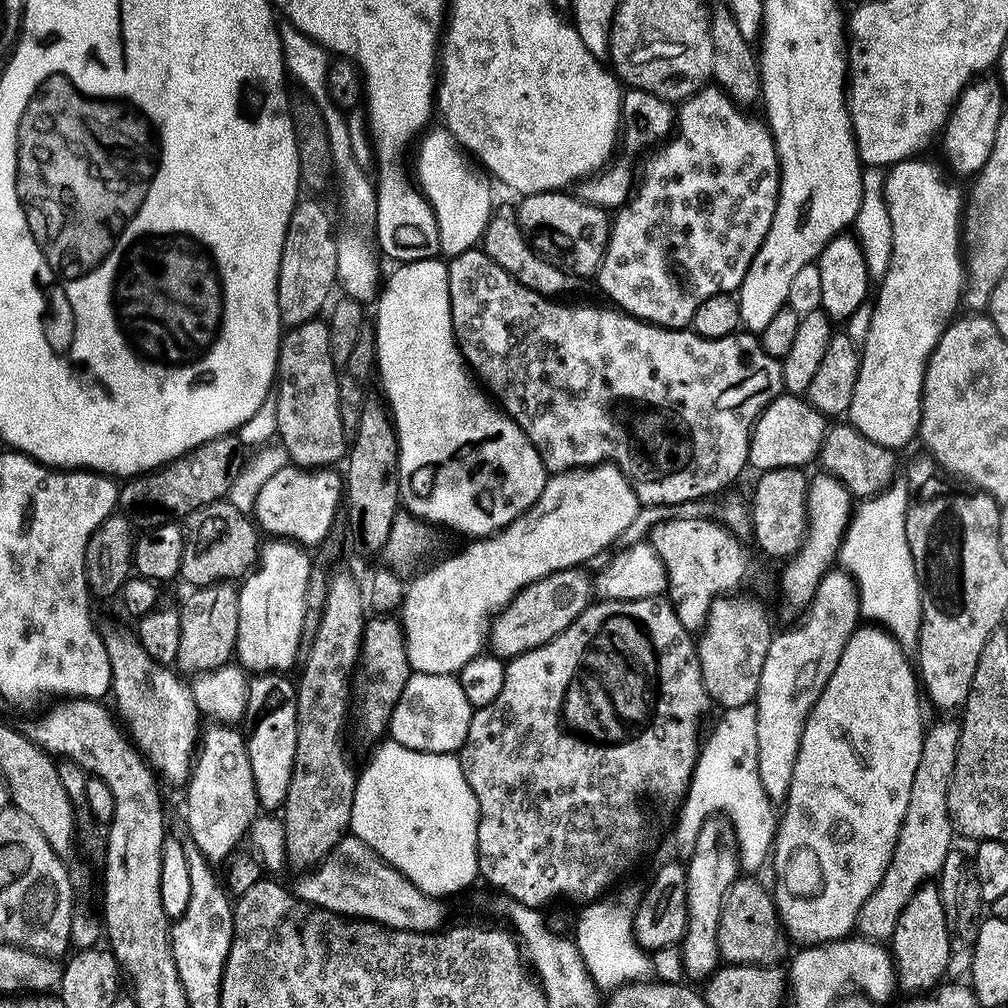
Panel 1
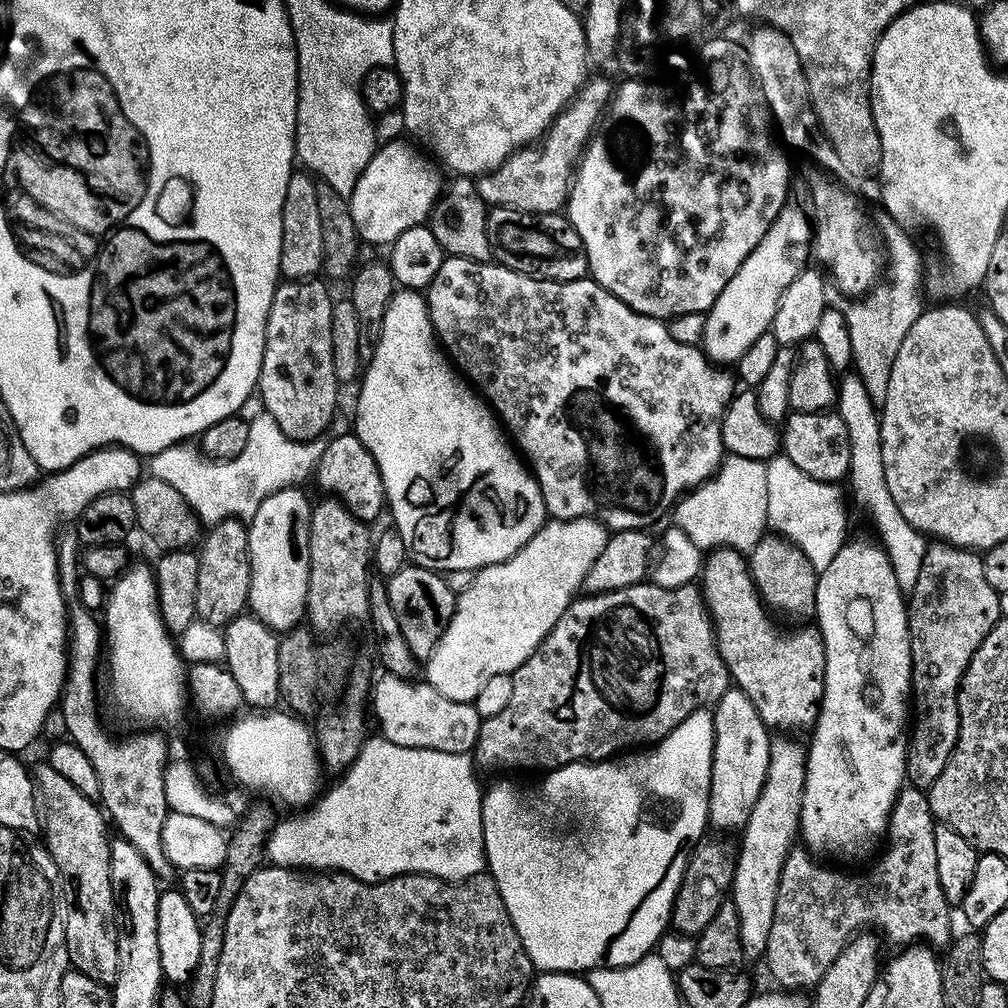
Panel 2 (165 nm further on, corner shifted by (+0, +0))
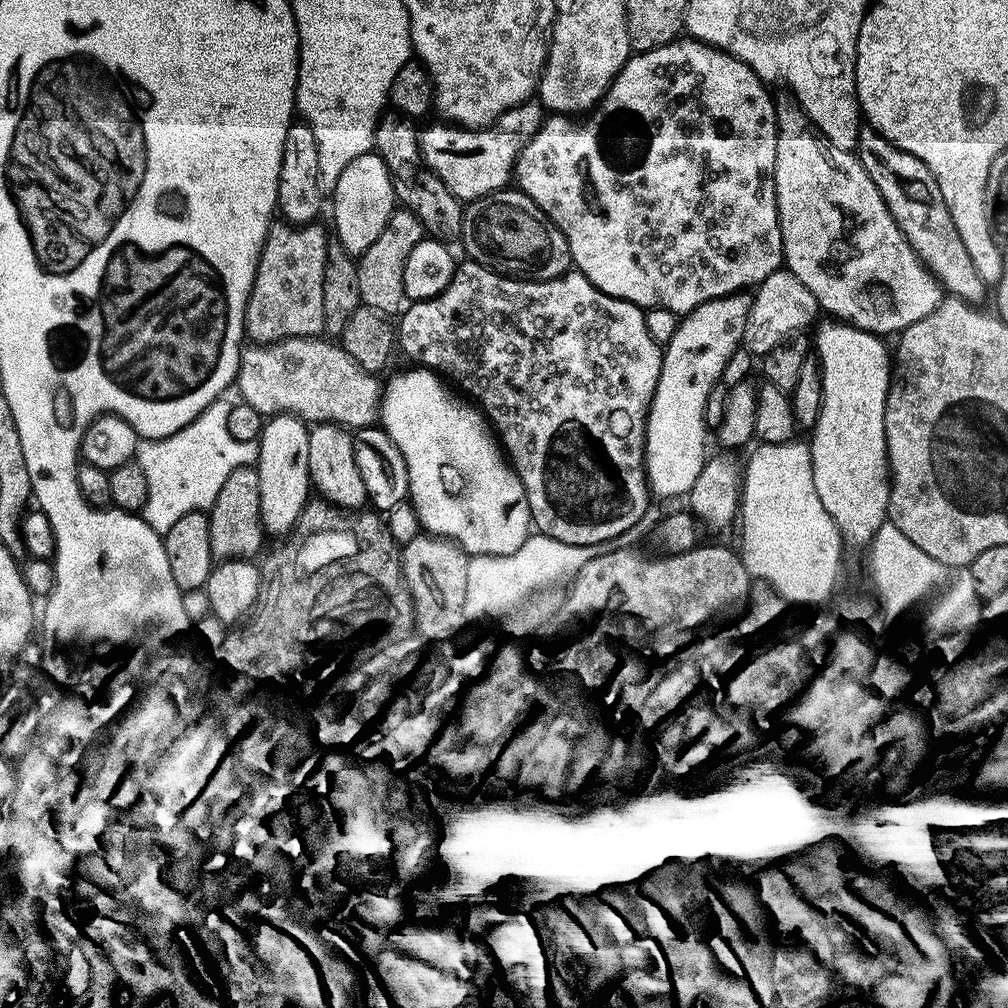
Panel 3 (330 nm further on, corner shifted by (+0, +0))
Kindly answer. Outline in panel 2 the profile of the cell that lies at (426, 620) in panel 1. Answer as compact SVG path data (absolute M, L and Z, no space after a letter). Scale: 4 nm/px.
M583 516L582 518L574 518L573 520L549 519L543 528L539 528L532 535L530 542L526 542L526 546L519 548L510 558L479 569L471 577L471 580L473 579L472 585L464 593L461 591L457 595L454 614L450 618L450 622L445 624L444 632L438 638L438 646L434 646L430 658L426 661L426 668L428 668L428 676L426 676L427 683L431 684L434 690L438 690L438 693L445 695L449 700L471 704L475 701L478 690L482 690L482 686L486 686L487 680L503 672L509 674L515 672L518 666L522 666L522 662L526 662L526 658L530 658L533 650L543 642L546 634L558 622L558 618L562 618L562 614L568 609L568 605L572 603L574 597L581 591L586 574L590 570L590 566L594 566L594 558L598 558L598 554L602 554L602 546L606 546L609 535L609 529L594 516Z

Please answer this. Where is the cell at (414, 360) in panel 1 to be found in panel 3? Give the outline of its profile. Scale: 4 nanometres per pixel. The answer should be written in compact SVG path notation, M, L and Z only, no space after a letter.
M412 366L409 369L409 372L400 372L397 376L390 377L388 384L386 380L383 385L378 424L379 427L384 429L385 434L392 439L394 446L398 446L398 450L402 450L402 458L406 462L406 470L408 471L408 494L413 510L416 511L419 527L425 533L443 536L445 540L451 540L452 543L459 544L469 557L476 555L514 555L530 535L532 512L528 508L528 499L524 493L522 482L517 478L512 465L508 463L505 453L502 451L501 445L498 443L497 437L494 435L484 413L480 411L479 407L473 406L467 399L457 395L437 373L419 366Z

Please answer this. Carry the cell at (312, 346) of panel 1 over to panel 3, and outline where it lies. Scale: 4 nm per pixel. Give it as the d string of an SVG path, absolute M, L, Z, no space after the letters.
M287 222L273 223L264 239L260 251L260 261L256 264L254 286L244 311L244 330L247 339L253 345L276 344L279 340L294 337L316 338L324 332L324 315L322 314L322 282L324 267L328 257L329 233L324 233L320 222L293 226Z

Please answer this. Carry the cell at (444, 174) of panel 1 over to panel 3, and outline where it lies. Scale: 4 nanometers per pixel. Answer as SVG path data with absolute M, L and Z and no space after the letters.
M375 151L362 154L362 158L354 158L354 162L350 162L346 170L342 170L342 178L338 178L330 196L332 196L332 216L340 220L340 225L334 232L335 239L340 241L340 245L353 258L361 256L370 246L370 242L374 242L374 238L382 234L398 204L392 189L392 176Z

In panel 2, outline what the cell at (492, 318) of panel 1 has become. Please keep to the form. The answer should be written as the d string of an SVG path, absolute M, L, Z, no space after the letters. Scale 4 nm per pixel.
M448 256L442 266L438 266L438 274L434 274L432 283L426 289L426 299L432 329L436 331L441 349L450 357L451 363L471 381L475 391L486 398L515 447L526 457L530 471L542 490L545 513L551 519L573 520L594 516L617 532L631 528L647 529L652 526L648 524L654 523L664 511L667 513L685 493L696 489L719 471L726 457L720 423L724 421L724 411L737 391L737 381L731 371L717 366L699 347L682 346L682 342L674 342L663 319L635 312L626 306L626 302L607 292L591 278L539 280L536 276L516 272L505 264L457 256Z

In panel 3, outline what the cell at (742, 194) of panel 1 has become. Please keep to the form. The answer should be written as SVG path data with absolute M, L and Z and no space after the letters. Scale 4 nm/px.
M677 38L670 41L666 45L658 46L656 49L646 50L645 52L637 52L629 55L626 63L622 66L622 70L612 79L612 84L604 91L604 97L600 99L599 104L591 109L590 114L583 117L584 120L579 124L579 119L569 118L564 114L552 114L545 119L540 125L540 129L528 139L526 146L520 151L520 157L516 159L516 171L514 180L519 191L525 192L541 210L547 214L558 226L558 230L562 230L562 234L568 243L568 249L572 255L572 262L575 271L581 276L587 278L592 285L598 290L602 290L607 296L617 296L620 300L629 300L632 304L639 304L641 308L647 310L649 308L665 308L677 314L687 314L693 312L698 306L702 306L711 300L717 300L719 296L731 296L733 294L743 293L744 288L749 290L755 289L766 278L770 278L770 274L781 271L784 268L784 251L782 250L782 230L778 222L778 206L776 205L776 183L774 182L774 162L776 161L776 105L774 96L767 92L765 81L758 78L758 74L754 74L754 70L750 70L750 66L746 66L746 62L742 62L738 58L728 55L727 52L721 52L719 48L713 48L711 44L701 44L691 38Z

